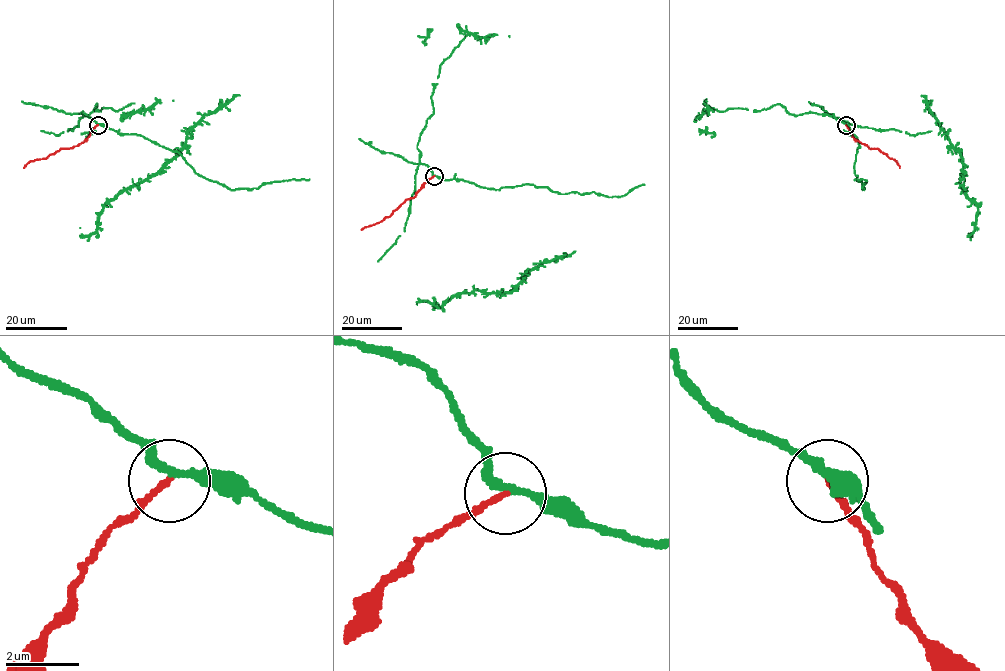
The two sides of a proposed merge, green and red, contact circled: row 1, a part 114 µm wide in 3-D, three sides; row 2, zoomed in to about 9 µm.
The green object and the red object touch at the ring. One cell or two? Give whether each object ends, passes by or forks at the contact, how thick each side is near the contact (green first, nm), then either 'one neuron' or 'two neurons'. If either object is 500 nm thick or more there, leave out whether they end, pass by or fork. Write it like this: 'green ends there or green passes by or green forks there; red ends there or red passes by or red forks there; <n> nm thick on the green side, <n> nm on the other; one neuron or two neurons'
green passes by; red ends there; 220 nm thick on the green side, 150 nm on the other; two neurons

